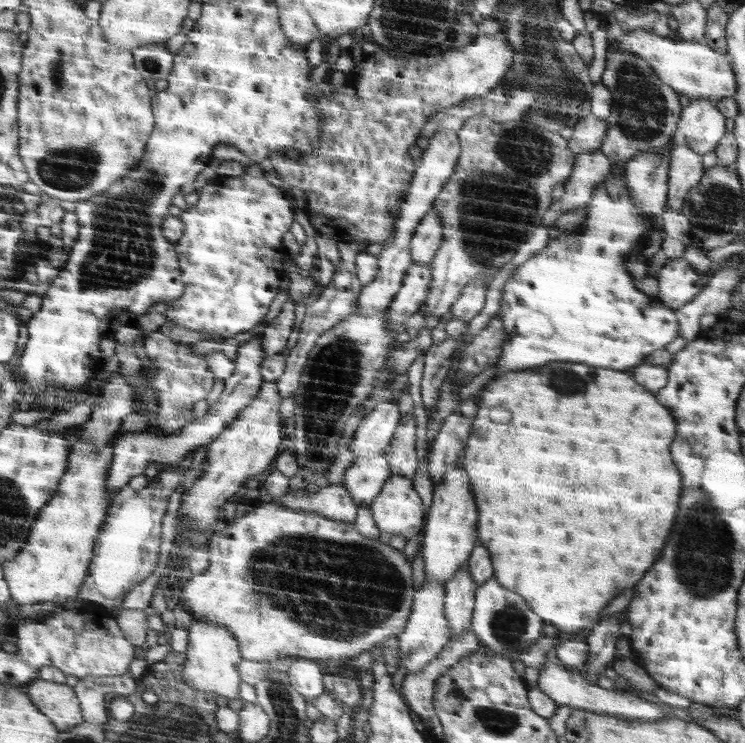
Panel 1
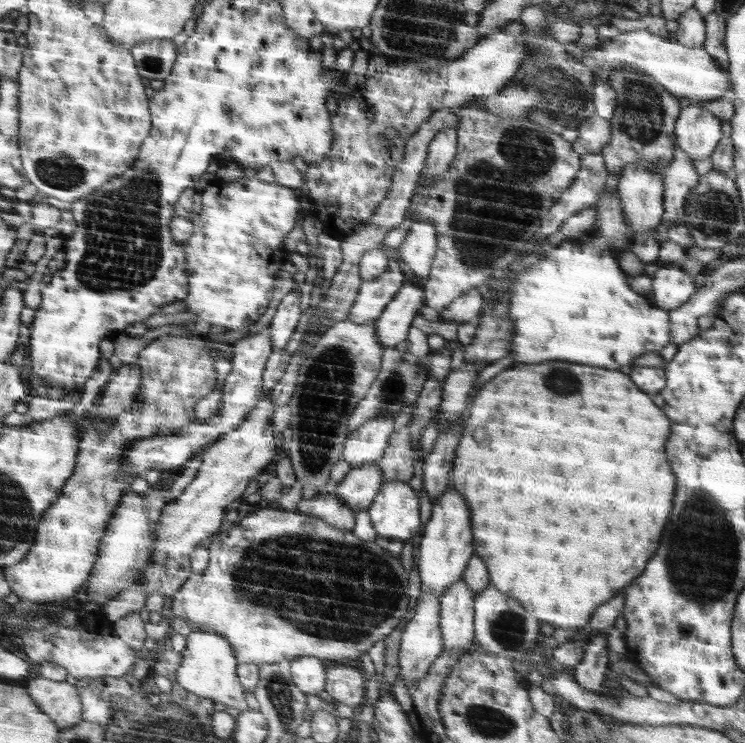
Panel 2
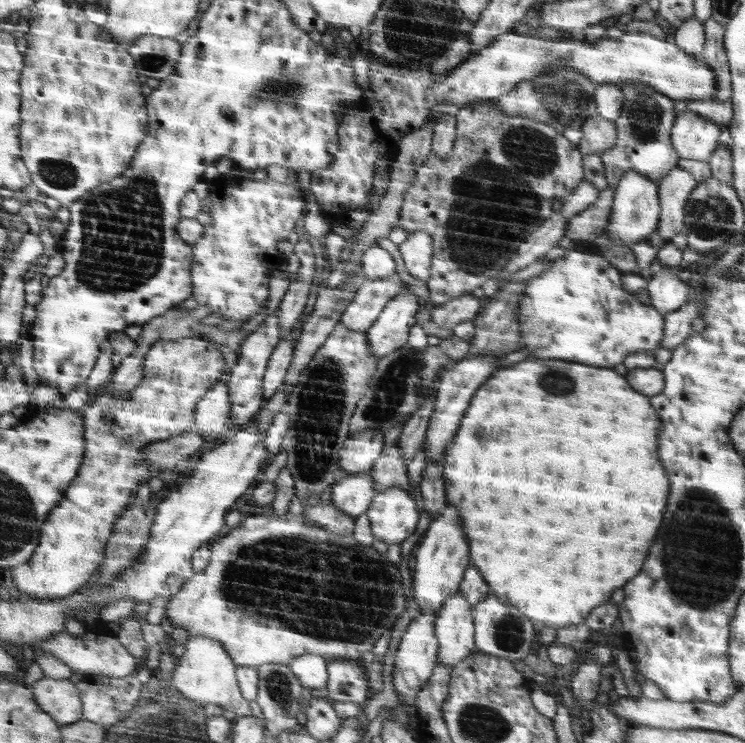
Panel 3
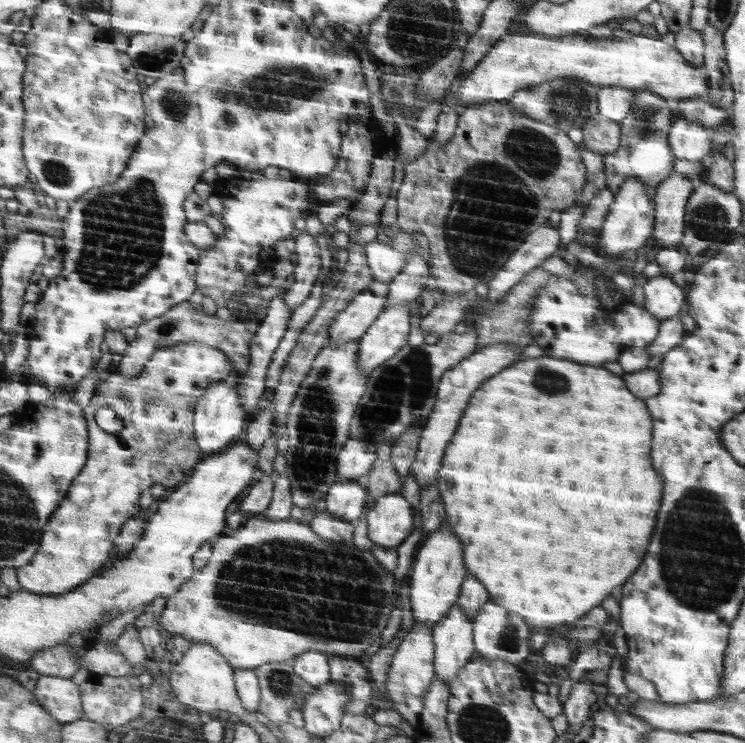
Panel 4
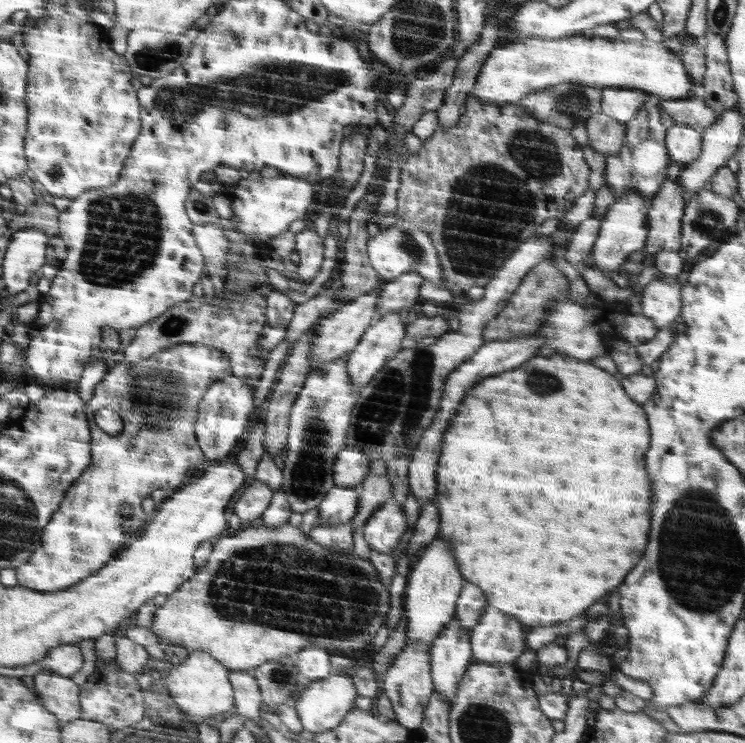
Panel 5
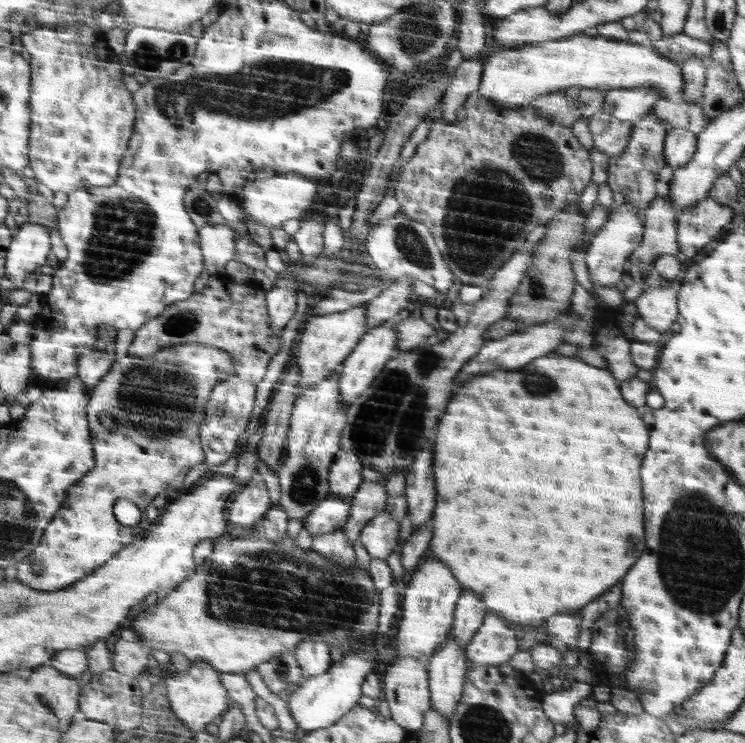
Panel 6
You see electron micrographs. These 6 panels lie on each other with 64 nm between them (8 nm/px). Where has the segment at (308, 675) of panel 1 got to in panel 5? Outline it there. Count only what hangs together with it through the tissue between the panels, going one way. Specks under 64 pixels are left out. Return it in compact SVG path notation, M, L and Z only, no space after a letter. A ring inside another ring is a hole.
M306 646L293 655L298 672L311 682L324 680L332 672L329 653L326 647Z

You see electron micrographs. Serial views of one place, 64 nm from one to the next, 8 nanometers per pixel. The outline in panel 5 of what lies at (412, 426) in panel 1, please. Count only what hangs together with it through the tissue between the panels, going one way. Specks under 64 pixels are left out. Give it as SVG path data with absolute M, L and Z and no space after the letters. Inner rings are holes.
M367 475L358 483L357 490L362 498L358 513L350 520L352 534L356 533L358 527L363 527L370 515L392 497L393 485L388 476Z

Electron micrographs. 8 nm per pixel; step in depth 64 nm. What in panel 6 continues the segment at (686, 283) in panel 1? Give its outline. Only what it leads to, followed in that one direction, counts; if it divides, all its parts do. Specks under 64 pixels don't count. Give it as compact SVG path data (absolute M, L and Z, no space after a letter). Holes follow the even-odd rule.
M674 280L670 286L649 287L634 301L640 317L654 329L662 334L668 333L668 328L677 320L680 310L678 310L678 290L680 290L681 280Z

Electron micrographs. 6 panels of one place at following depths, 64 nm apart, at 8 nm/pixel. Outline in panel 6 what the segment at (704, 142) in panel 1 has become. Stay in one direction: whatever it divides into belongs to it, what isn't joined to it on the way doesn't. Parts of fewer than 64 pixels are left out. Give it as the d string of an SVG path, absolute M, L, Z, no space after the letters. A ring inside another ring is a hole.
M671 128L670 134L665 138L666 165L673 170L683 167L696 154L697 134L685 128Z

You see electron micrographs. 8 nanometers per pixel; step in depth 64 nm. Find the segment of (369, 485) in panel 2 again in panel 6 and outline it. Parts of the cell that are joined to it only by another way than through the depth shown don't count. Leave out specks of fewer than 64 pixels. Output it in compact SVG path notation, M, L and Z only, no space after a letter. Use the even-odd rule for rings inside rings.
M328 496L312 514L303 520L312 538L318 533L332 533L342 529L352 513L353 500L341 496Z

